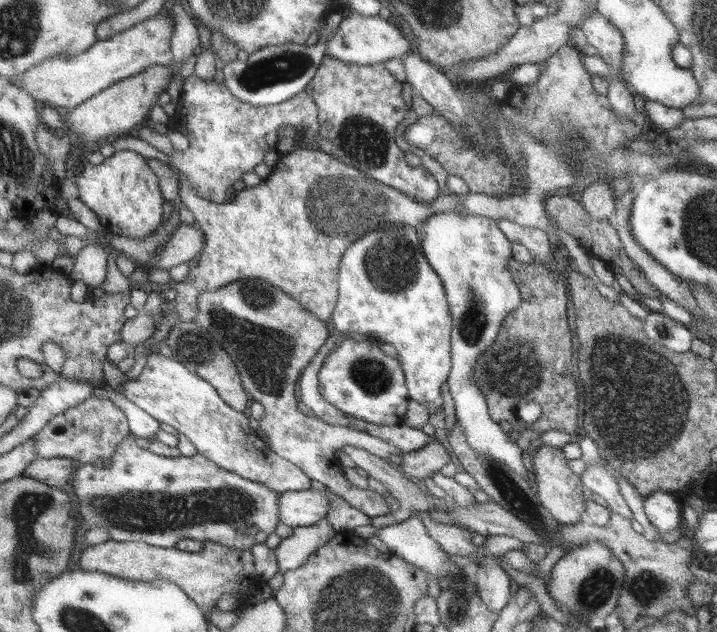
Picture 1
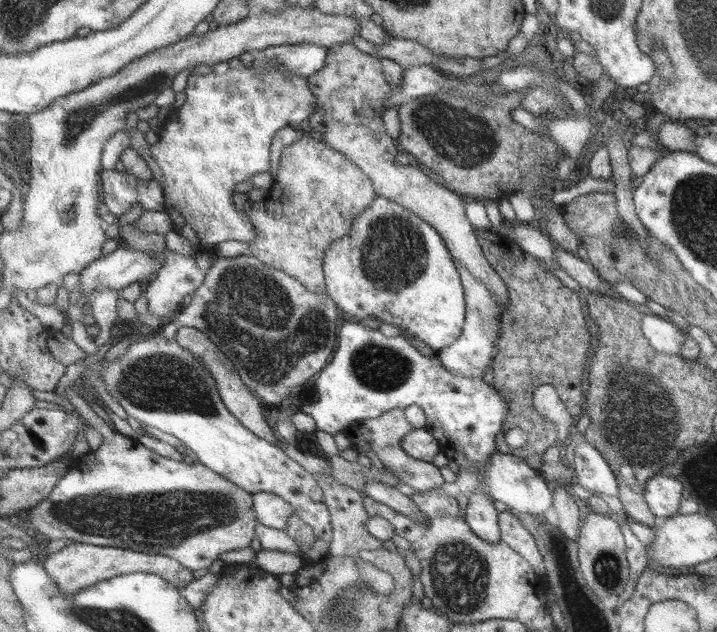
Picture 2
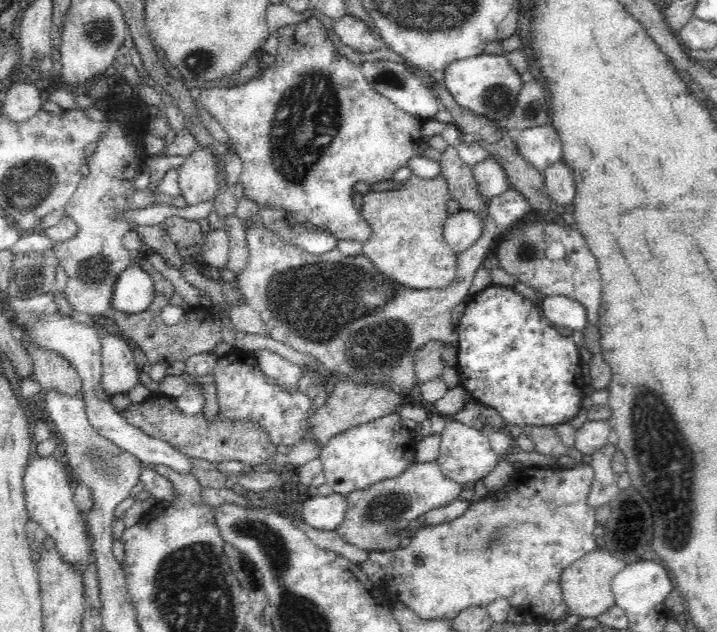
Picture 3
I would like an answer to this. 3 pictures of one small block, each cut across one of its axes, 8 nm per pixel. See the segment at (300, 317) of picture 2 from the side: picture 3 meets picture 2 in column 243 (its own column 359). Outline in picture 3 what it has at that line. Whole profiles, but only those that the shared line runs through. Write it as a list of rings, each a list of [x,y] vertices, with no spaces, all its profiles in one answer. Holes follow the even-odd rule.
[[[488,208],[479,212],[484,221],[484,230],[468,250],[458,253],[458,274],[452,286],[445,291],[415,290],[398,285],[393,279],[382,276],[373,267],[372,261],[364,256],[345,256],[337,249],[325,254],[311,254],[302,248],[291,246],[277,234],[263,227],[258,215],[242,219],[248,223],[246,242],[249,258],[246,268],[238,275],[237,287],[244,295],[245,302],[257,310],[262,321],[268,325],[270,336],[292,347],[299,353],[318,359],[321,368],[330,371],[336,378],[348,375],[350,379],[384,379],[390,387],[414,395],[419,382],[415,377],[414,354],[430,340],[441,341],[457,350],[459,337],[457,327],[450,319],[452,310],[470,296],[468,289],[473,283],[476,271],[482,266],[482,260],[491,252],[496,240],[497,227],[488,213]]]

